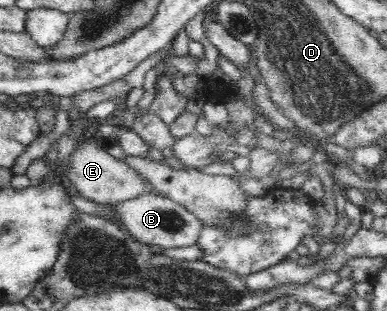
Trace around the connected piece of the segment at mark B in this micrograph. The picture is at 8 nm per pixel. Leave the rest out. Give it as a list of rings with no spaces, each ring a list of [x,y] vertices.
[[[146,191],[136,199],[117,204],[117,212],[122,228],[127,229],[126,232],[132,236],[132,239],[148,246],[156,244],[165,250],[196,245],[203,228],[203,223],[185,206],[158,192]]]

